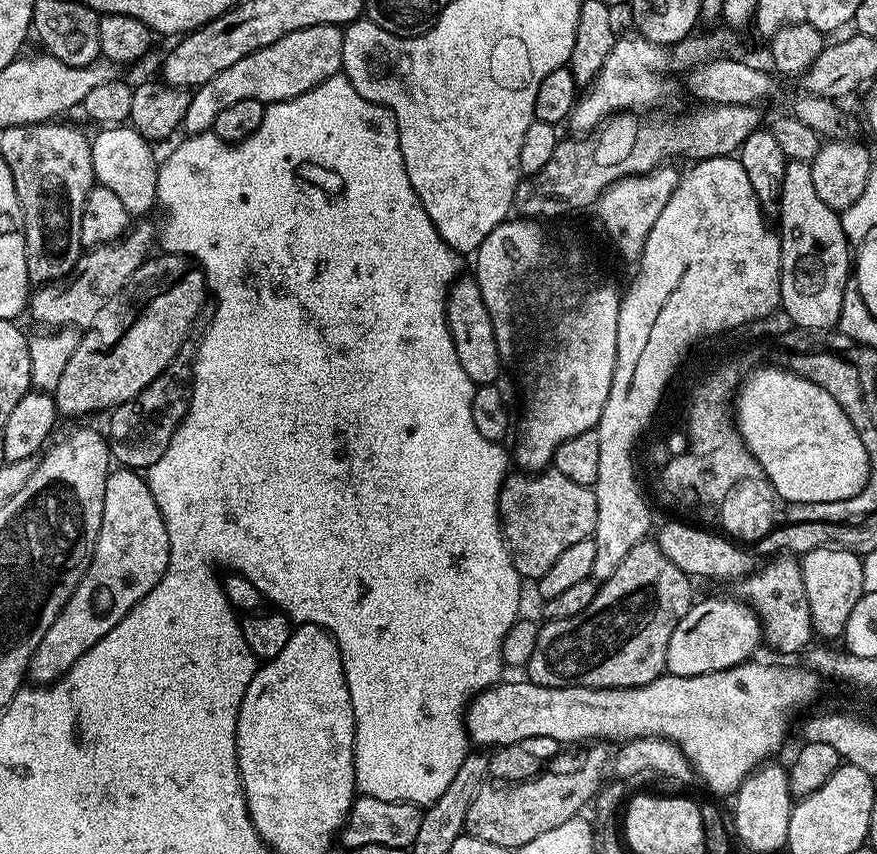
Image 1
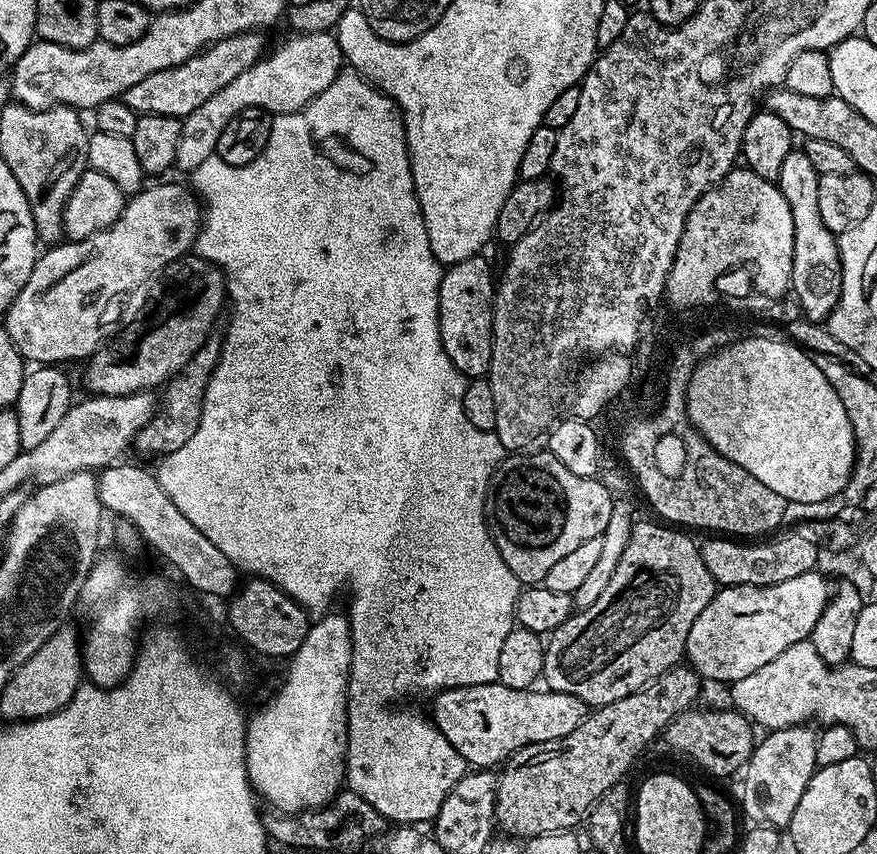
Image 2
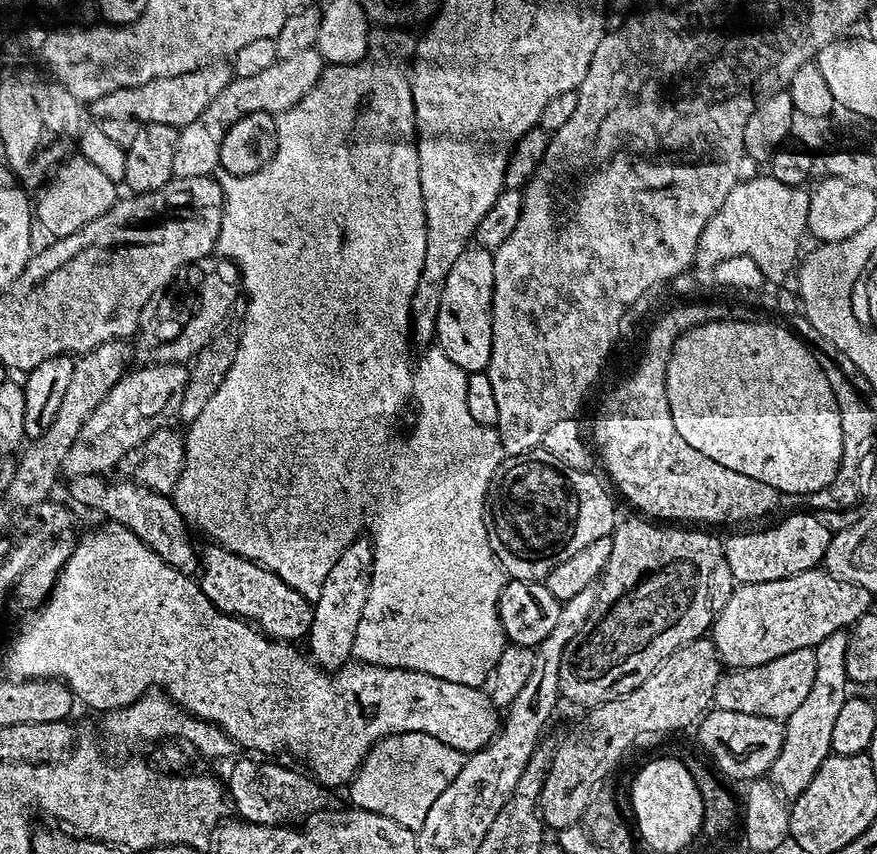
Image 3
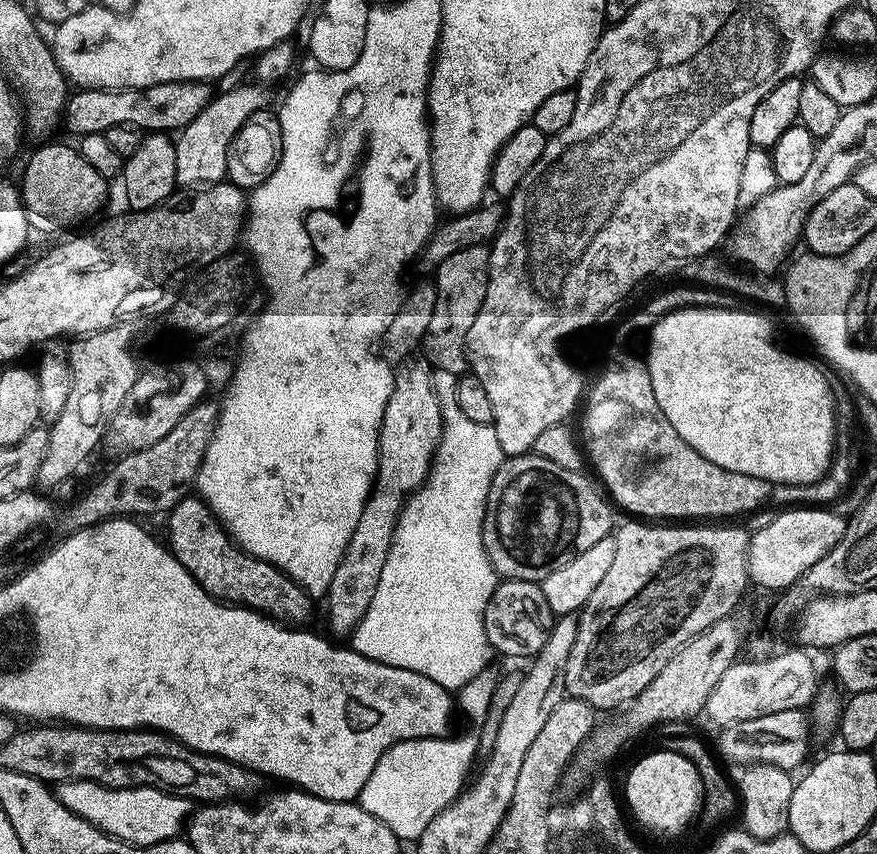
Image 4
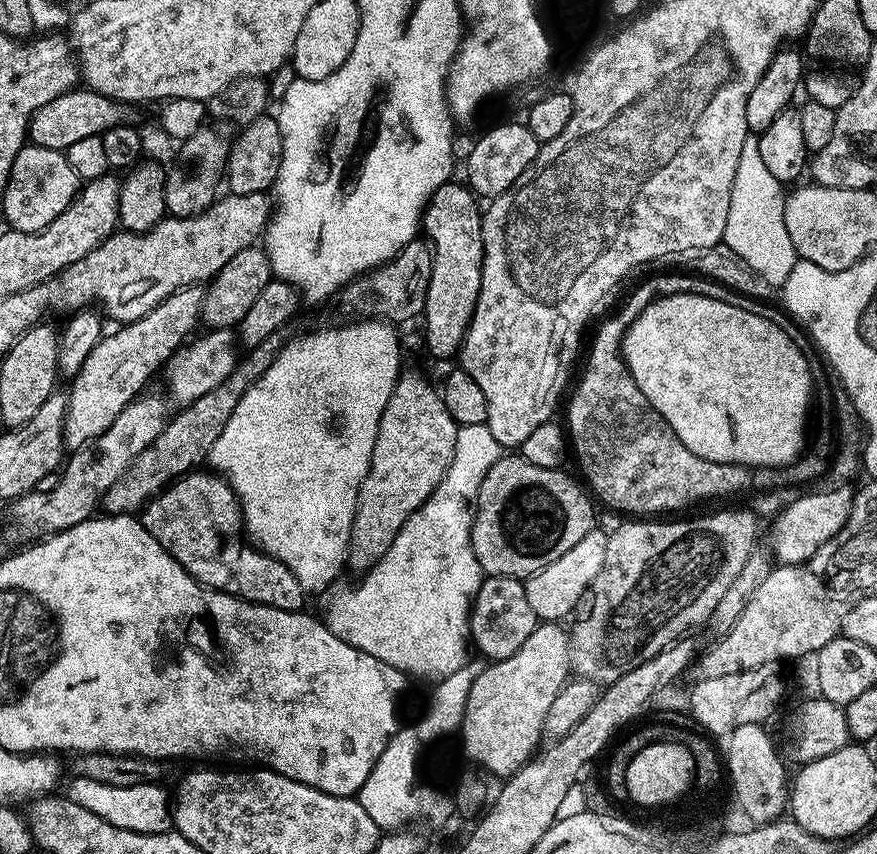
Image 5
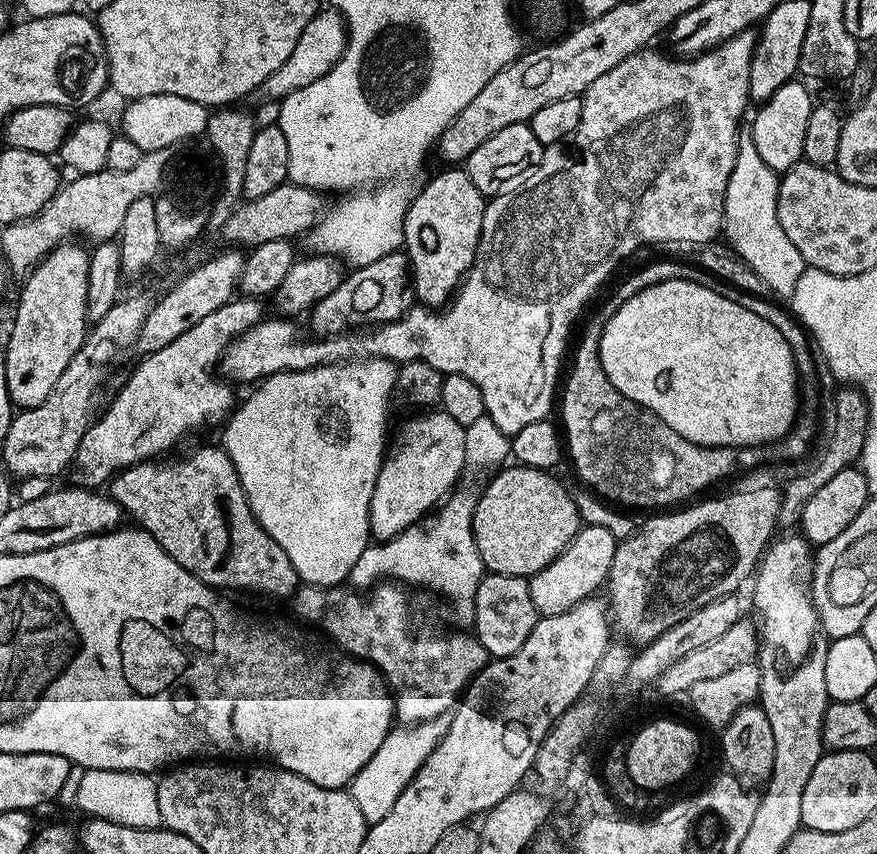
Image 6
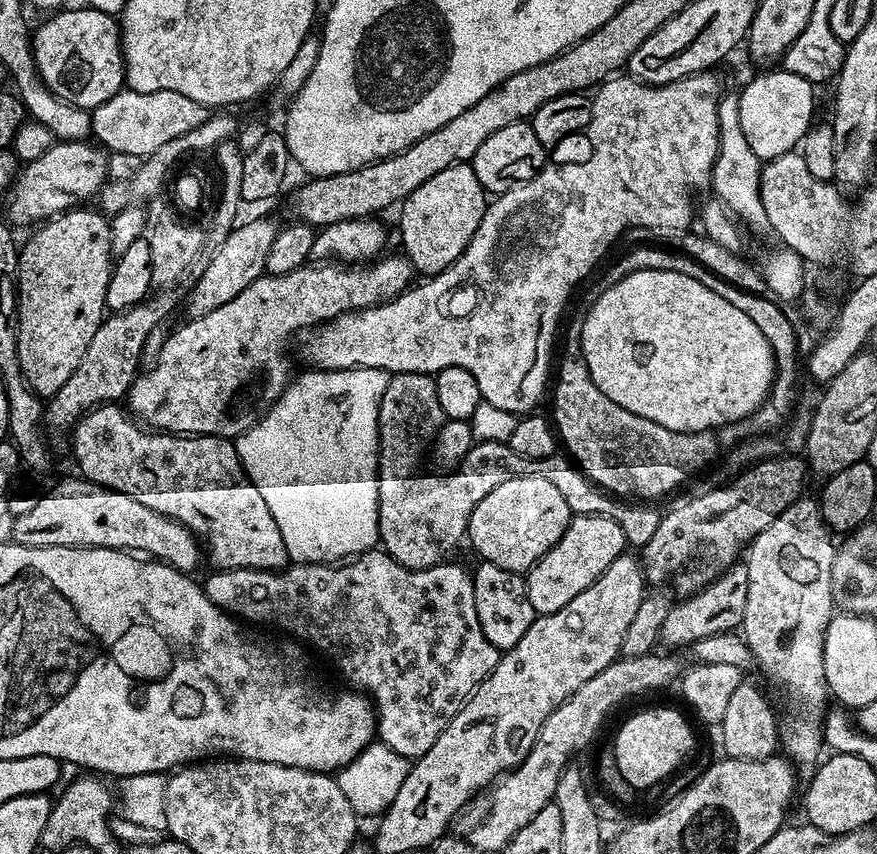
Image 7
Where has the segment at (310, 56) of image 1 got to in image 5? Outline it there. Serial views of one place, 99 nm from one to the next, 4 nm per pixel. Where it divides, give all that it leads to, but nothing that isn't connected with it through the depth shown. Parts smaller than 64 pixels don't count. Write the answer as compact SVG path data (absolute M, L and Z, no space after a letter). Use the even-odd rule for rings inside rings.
M209 126L200 127L197 132L190 134L188 140L183 141L179 145L180 156L188 165L185 168L176 168L173 172L169 171L164 178L164 189L166 190L166 206L168 207L167 215L180 216L181 218L190 218L197 216L206 211L209 206L216 203L218 199L218 191L216 187L221 187L222 181L226 176L226 165L228 163L228 150L230 140L223 136L216 128L208 128Z

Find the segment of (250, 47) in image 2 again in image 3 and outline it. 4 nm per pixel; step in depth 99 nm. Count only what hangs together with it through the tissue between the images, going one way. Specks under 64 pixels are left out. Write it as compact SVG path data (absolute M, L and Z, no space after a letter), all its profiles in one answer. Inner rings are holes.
M208 63L186 74L174 74L170 78L154 78L150 82L142 82L142 86L130 86L122 90L113 90L111 94L102 94L102 98L91 101L90 108L97 121L106 118L130 118L139 120L141 124L165 124L178 129L185 128L190 122L194 122L194 118L198 118L198 114L202 114L202 110L206 110L206 106L210 106L210 102L214 102L214 98L218 98L218 94L222 94L222 90L226 90L226 86L234 79L234 72L224 65L227 63Z

